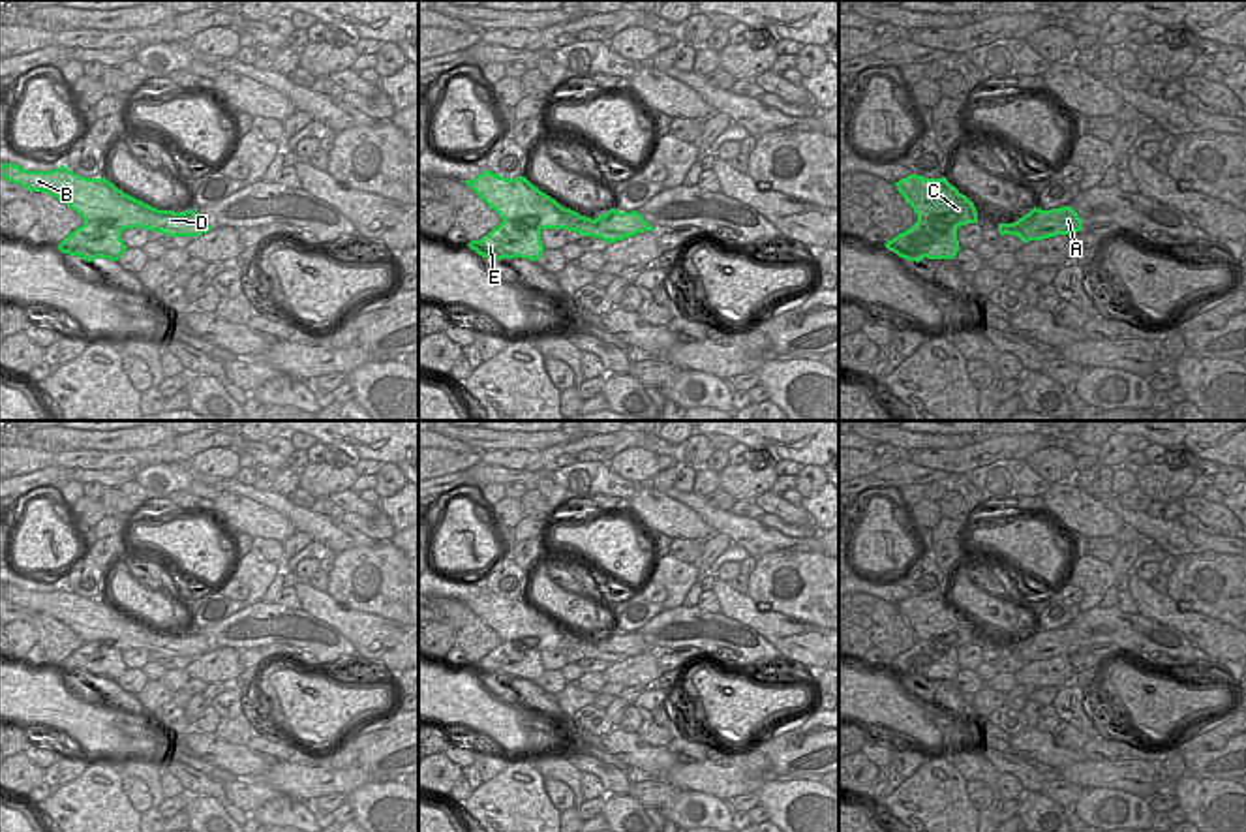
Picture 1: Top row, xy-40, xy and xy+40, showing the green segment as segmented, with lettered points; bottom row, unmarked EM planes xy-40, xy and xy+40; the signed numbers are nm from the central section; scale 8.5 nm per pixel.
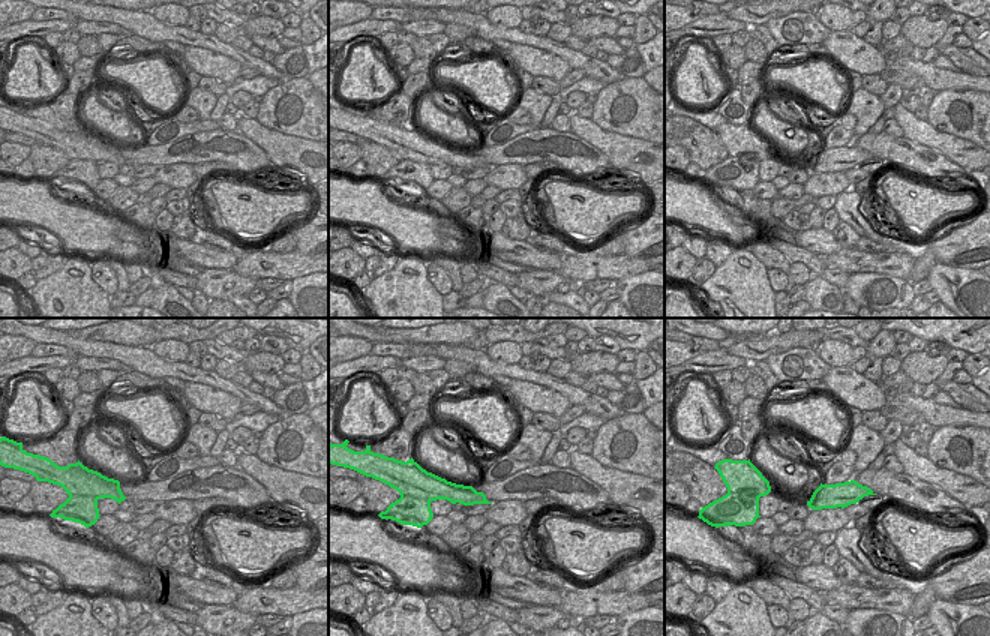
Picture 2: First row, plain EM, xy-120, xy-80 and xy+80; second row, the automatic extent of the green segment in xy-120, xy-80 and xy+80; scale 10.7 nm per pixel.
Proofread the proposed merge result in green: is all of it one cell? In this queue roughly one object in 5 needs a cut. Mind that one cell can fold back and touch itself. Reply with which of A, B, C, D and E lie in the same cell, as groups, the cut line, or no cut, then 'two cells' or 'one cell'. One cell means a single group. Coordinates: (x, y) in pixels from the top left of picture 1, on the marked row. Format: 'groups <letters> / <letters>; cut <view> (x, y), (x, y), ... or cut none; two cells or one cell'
groups A B C D / E; cut xy+40 (918, 218), (942, 216), (956, 228); two cells

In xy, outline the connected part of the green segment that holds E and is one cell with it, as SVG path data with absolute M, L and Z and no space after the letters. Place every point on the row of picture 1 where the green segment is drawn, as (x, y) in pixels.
M522 220L501 222L480 240L471 240L467 246L479 255L497 261L505 257L537 261L544 252L540 231Z

